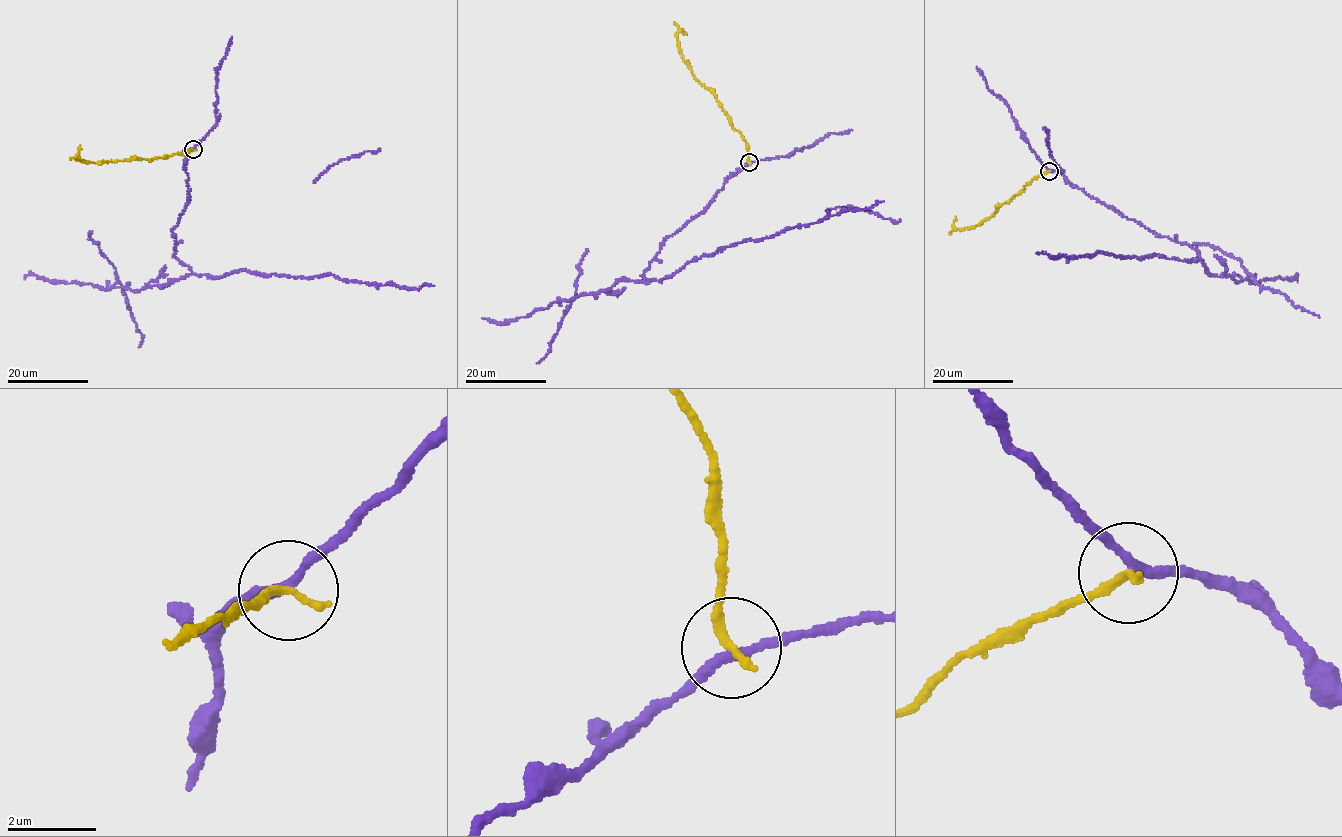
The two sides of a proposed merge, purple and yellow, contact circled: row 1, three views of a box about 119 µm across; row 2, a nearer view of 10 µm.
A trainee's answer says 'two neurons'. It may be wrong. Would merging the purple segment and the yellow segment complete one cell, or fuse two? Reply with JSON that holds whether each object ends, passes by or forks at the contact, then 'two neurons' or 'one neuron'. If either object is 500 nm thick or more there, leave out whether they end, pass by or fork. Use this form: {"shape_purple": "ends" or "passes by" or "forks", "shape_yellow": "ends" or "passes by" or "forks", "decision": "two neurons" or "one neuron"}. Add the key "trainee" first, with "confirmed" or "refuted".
{"trainee": "confirmed", "shape_purple": "passes by", "shape_yellow": "ends", "decision": "two neurons"}

